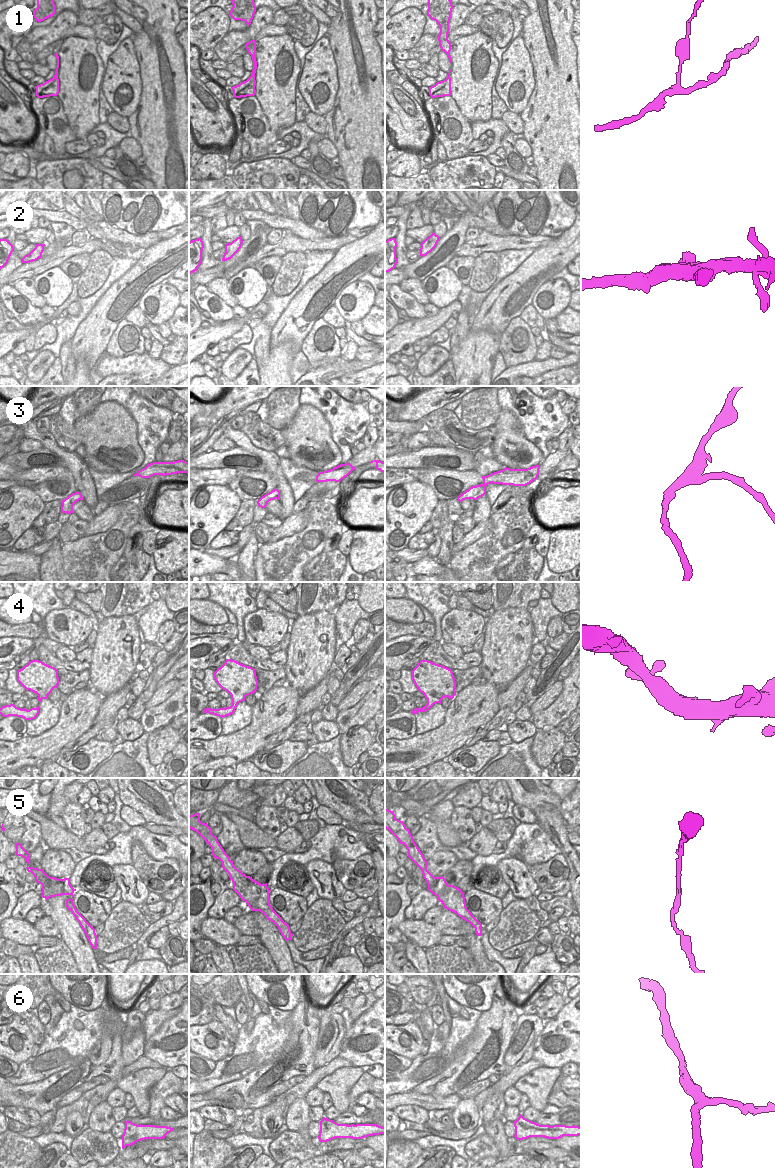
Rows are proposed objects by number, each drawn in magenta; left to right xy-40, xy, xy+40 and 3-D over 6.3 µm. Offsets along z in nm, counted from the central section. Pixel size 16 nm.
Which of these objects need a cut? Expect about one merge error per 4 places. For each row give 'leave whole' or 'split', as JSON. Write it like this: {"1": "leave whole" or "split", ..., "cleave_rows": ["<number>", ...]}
{"1": "leave whole", "2": "leave whole", "3": "split", "4": "leave whole", "5": "leave whole", "6": "leave whole", "cleave_rows": ["3"]}

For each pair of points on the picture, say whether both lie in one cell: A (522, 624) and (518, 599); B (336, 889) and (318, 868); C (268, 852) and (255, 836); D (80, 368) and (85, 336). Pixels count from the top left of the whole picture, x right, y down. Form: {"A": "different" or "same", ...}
{"A": "different", "B": "same", "C": "different", "D": "different"}

